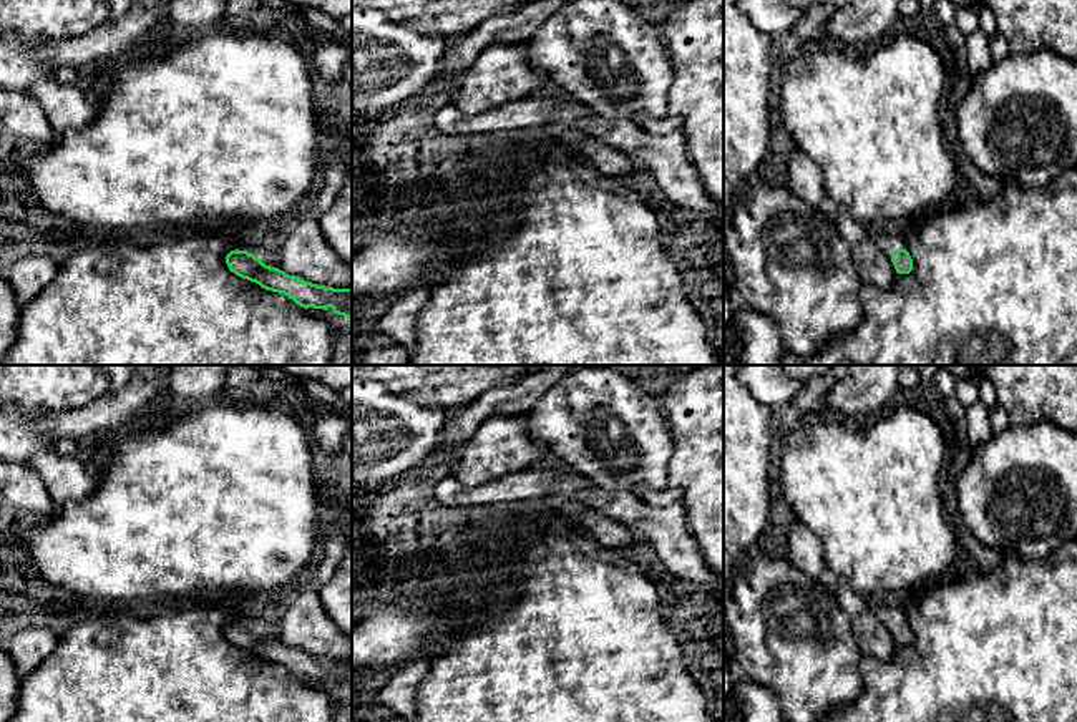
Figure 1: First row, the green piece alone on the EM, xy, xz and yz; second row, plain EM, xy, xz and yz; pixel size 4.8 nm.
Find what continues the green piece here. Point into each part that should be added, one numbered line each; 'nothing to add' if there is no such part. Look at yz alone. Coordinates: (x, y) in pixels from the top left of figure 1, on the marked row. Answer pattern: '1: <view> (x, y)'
1: yz (888, 244)

